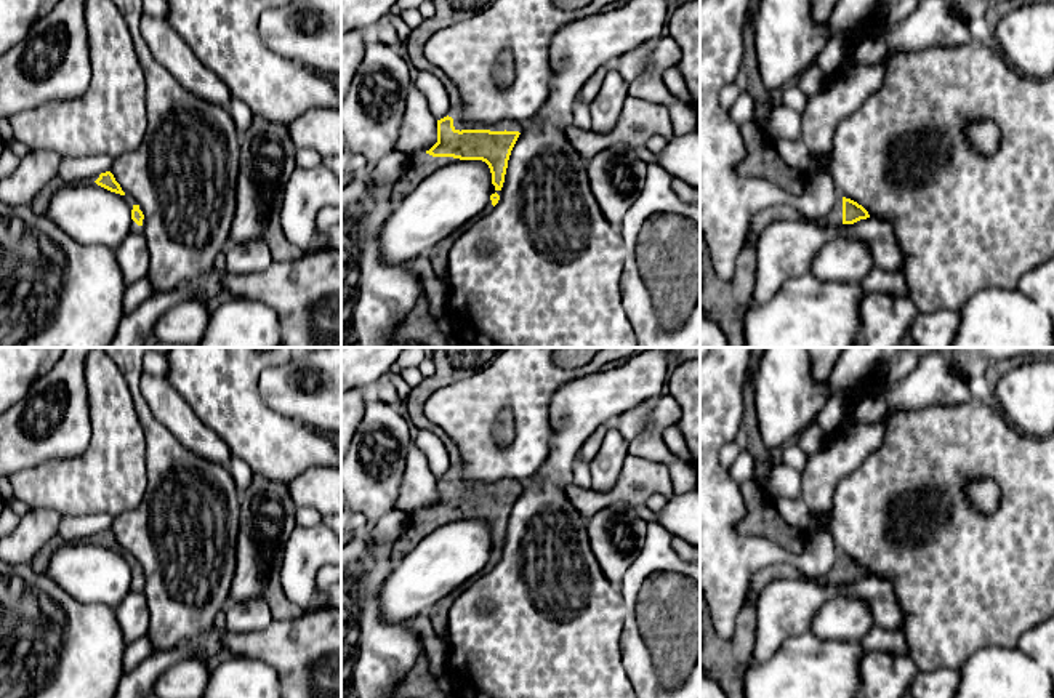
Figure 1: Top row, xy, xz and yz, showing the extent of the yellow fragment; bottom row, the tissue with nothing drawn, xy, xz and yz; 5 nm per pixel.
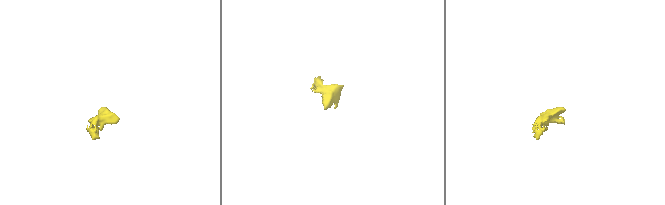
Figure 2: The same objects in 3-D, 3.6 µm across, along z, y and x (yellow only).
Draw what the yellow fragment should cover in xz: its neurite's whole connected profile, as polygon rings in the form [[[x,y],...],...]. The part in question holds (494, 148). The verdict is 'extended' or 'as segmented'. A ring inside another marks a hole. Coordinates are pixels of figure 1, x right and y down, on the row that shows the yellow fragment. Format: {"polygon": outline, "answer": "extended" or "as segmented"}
{"polygon": [[[432,0],[436,6],[434,16],[424,19],[408,35],[405,48],[410,56],[410,64],[416,70],[434,74],[444,83],[450,110],[444,118],[437,120],[437,142],[429,150],[408,157],[407,171],[402,174],[399,184],[392,187],[391,202],[394,207],[434,170],[460,160],[482,160],[490,168],[490,199],[482,213],[489,213],[501,197],[508,160],[524,130],[522,123],[505,120],[477,130],[466,130],[463,126],[463,99],[460,90],[441,69],[429,62],[423,53],[424,45],[437,30],[473,16],[490,2],[492,0]]], "answer": "extended"}

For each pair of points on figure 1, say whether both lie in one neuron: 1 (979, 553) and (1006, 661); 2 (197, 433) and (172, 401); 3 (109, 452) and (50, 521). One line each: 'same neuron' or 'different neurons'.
1: different neurons
2: same neuron
3: different neurons

